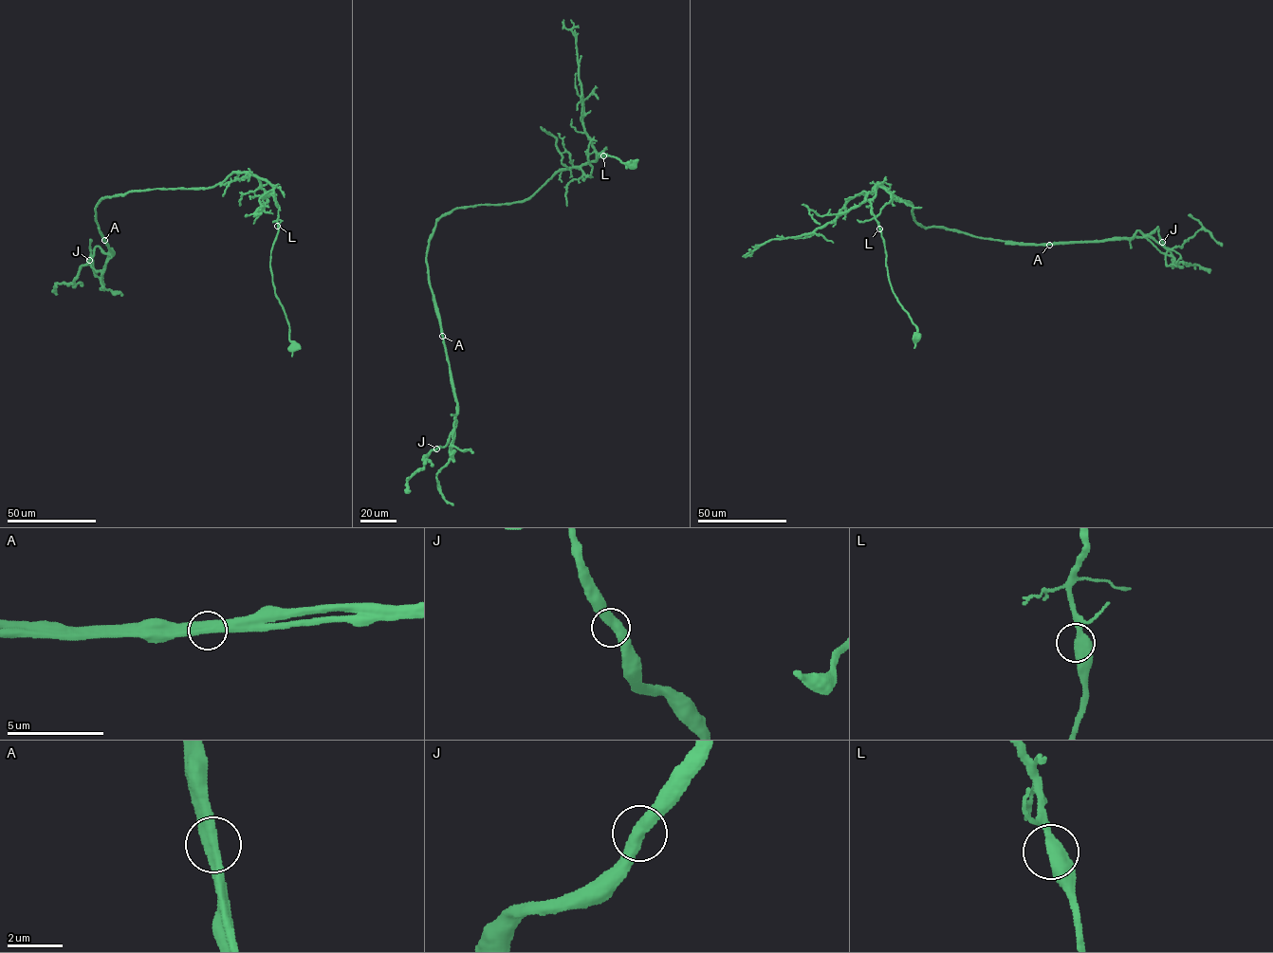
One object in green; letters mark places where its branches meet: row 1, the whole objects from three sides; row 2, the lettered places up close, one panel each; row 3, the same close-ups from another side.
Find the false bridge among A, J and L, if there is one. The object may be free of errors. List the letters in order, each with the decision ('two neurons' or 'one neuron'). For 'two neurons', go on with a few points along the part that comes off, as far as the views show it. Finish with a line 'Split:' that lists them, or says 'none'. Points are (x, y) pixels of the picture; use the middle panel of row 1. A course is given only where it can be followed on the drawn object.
A: two neurons; course (442, 336), (457, 413), (450, 459), (437, 474), (436, 481), (445, 500), (452, 504)
J: one neuron
L: one neuron
Split: A

